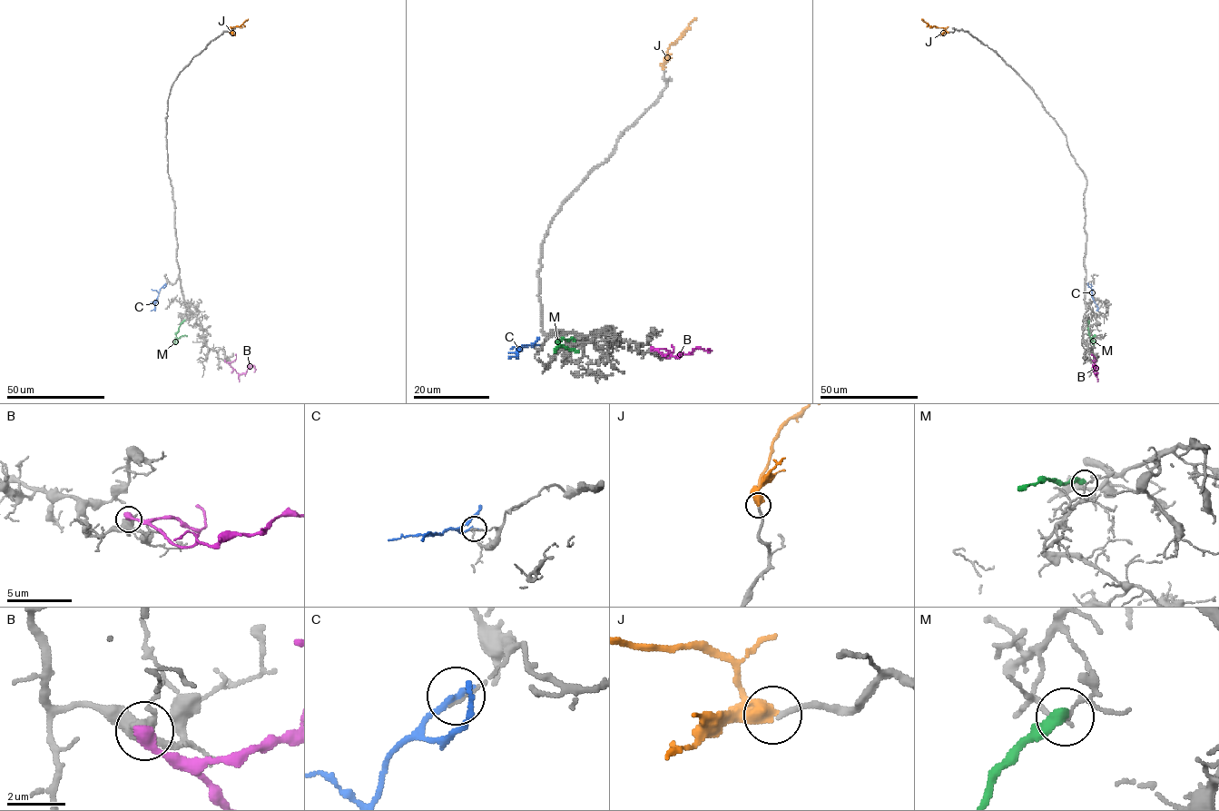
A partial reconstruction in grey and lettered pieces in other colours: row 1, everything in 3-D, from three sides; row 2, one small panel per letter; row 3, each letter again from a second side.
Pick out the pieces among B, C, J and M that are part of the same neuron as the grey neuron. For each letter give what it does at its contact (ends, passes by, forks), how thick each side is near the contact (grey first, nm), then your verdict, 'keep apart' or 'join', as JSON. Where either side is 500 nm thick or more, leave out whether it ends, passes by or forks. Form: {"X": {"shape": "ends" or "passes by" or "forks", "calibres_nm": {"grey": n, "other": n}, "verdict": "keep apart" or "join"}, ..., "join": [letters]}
{"B": {"shape": "ends", "calibres_nm": {"grey": 400, "other": 440}, "verdict": "keep apart"}, "C": {"shape": "ends", "calibres_nm": {"grey": 140, "other": 240}, "verdict": "keep apart"}, "J": {"calibres_nm": {"grey": 170, "other": 600}, "verdict": "join"}, "M": {"shape": "ends", "calibres_nm": {"grey": 120, "other": 400}, "verdict": "keep apart"}, "join": ["J"]}

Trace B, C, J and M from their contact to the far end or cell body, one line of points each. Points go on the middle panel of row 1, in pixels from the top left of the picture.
B: (651, 349), (657, 349), (667, 358), (690, 353), (696, 348), (710, 351), (708, 349)
C: (535, 344), (520, 348), (516, 355), (508, 358)
J: (663, 69), (667, 49), (696, 18)
M: (575, 340), (558, 341), (560, 345), (569, 350), (579, 351)

